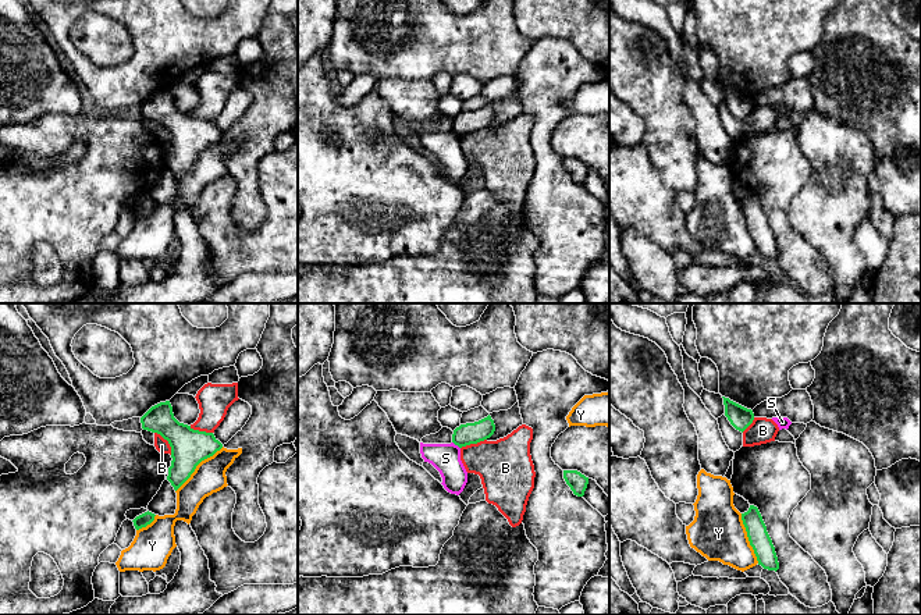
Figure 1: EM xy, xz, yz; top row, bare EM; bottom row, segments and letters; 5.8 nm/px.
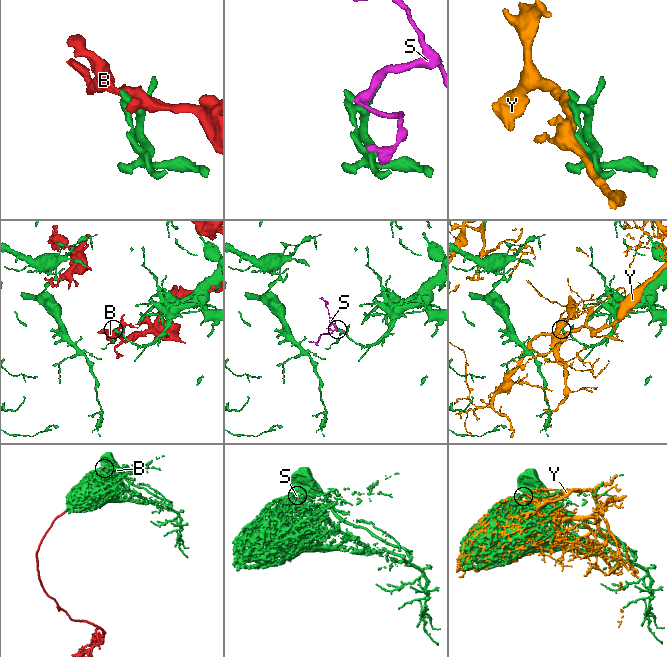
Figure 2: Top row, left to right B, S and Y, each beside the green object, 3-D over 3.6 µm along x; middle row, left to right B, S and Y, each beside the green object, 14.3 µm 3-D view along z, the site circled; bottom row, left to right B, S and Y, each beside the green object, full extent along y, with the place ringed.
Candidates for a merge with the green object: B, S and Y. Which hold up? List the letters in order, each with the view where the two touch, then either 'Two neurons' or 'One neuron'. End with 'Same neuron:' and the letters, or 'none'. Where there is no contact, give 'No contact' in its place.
B: Touches green in xy. Two neurons
S: Touches green in xz. Two neurons
Y: Touches green in xy. Two neurons
Same neuron: none

